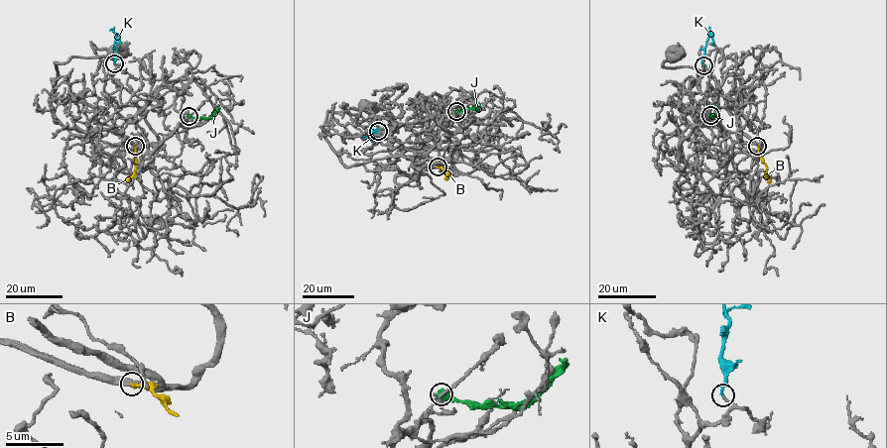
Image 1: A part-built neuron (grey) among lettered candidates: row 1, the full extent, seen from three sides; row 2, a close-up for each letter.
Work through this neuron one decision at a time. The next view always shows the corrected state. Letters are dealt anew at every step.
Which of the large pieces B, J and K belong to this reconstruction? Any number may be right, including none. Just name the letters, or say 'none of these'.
K

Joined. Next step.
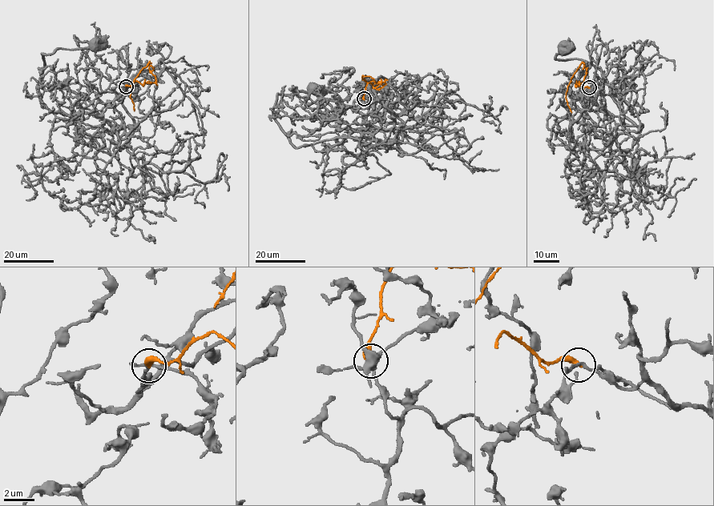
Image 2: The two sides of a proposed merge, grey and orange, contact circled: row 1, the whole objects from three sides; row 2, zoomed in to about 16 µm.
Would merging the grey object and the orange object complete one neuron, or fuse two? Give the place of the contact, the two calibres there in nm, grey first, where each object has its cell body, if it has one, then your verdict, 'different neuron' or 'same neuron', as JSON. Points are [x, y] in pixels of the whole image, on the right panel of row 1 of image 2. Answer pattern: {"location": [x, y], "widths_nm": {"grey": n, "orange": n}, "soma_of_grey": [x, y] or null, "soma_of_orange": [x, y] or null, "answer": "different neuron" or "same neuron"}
{"location": [589, 87], "widths_nm": {"grey": 170, "orange": 420}, "soma_of_grey": [567, 49], "soma_of_orange": null, "answer": "different neuron"}

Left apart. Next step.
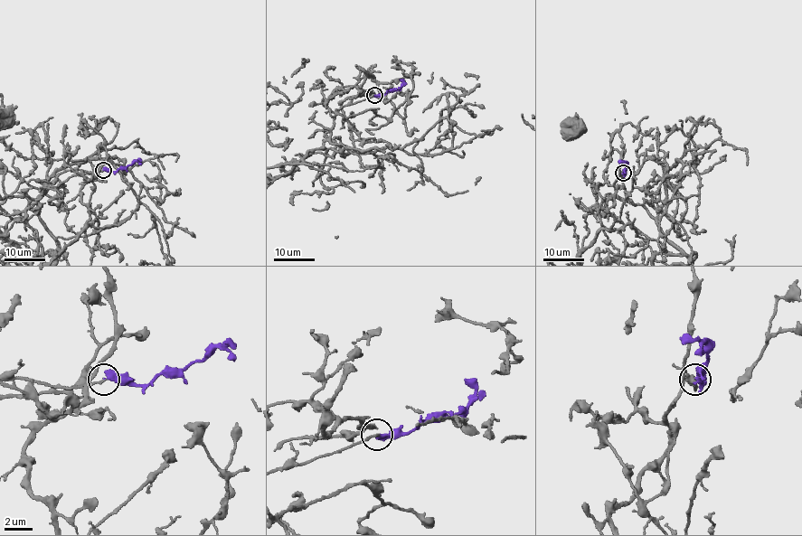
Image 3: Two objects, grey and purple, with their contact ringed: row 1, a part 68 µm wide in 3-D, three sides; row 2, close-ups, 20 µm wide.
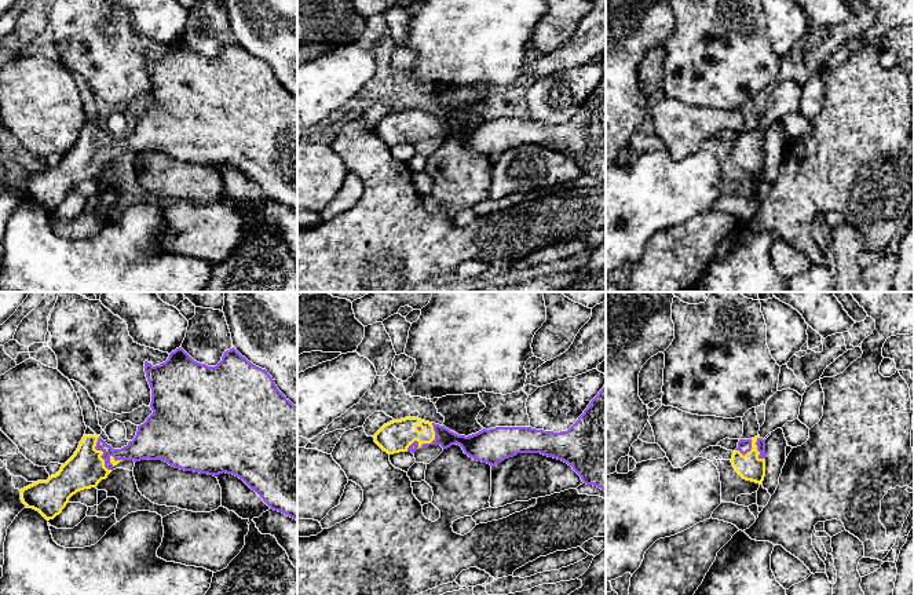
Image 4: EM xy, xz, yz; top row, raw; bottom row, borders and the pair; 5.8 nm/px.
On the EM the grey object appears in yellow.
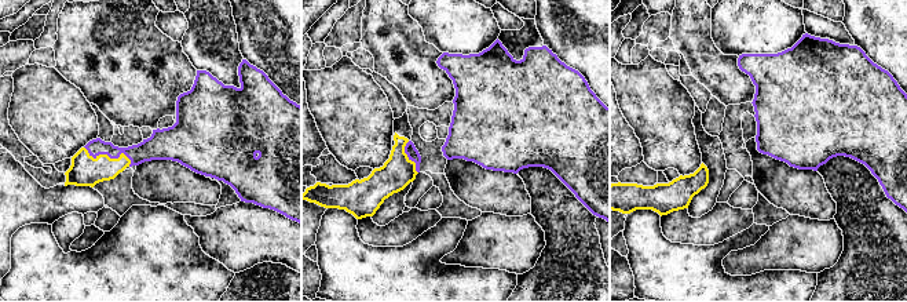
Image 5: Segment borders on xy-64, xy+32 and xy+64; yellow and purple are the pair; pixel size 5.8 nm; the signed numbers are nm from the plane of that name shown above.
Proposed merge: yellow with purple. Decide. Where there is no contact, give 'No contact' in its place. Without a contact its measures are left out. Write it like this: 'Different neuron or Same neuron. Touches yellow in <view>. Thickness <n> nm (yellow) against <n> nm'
Same neuron. Touches yellow in xz. Thickness 190 nm (yellow) against 110 nm

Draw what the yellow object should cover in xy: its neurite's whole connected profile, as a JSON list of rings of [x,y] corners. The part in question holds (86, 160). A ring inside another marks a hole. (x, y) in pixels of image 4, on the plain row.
[[[182,39],[168,51],[153,58],[145,52],[145,63],[151,80],[153,105],[138,117],[136,127],[127,138],[113,140],[99,127],[84,127],[74,146],[47,172],[37,172],[21,180],[21,191],[28,200],[39,202],[47,212],[62,204],[69,190],[80,182],[96,179],[111,160],[123,152],[162,152],[175,160],[208,167],[233,165],[255,182],[270,201],[297,212],[297,98],[275,77],[266,61],[262,61],[234,39],[224,43],[216,58],[194,52]]]

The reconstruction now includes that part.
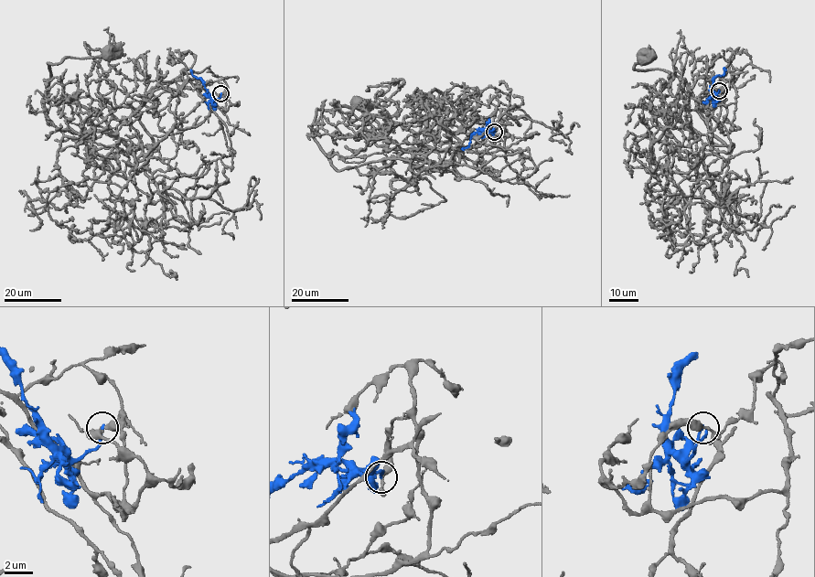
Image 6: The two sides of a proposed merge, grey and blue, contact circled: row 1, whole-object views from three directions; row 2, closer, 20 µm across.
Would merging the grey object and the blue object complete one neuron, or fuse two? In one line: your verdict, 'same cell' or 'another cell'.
another cell

